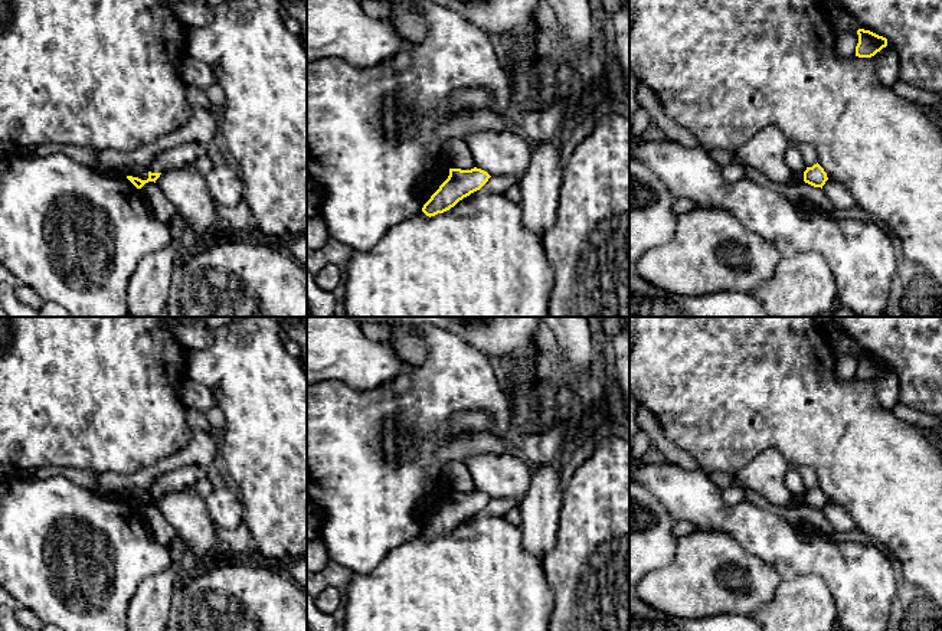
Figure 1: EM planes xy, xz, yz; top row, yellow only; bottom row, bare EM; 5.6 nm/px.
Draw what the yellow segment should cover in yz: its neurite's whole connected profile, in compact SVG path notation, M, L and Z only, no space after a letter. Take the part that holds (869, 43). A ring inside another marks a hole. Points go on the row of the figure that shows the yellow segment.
M858 29L858 43L856 46L856 56L871 58L887 46L887 39L870 30Z

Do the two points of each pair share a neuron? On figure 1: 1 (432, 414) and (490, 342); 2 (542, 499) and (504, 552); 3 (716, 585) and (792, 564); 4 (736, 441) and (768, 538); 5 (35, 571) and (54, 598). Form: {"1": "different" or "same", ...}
{"1": "different", "2": "different", "3": "different", "4": "different", "5": "same"}

